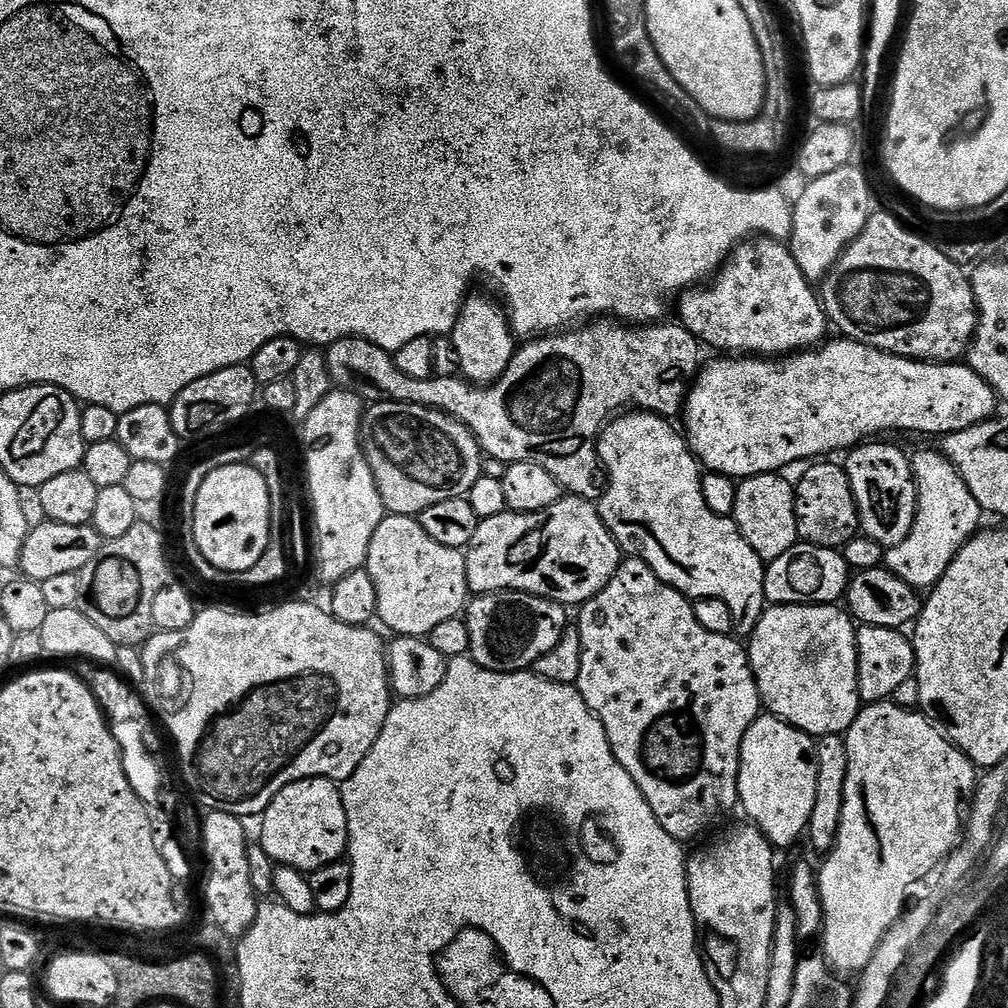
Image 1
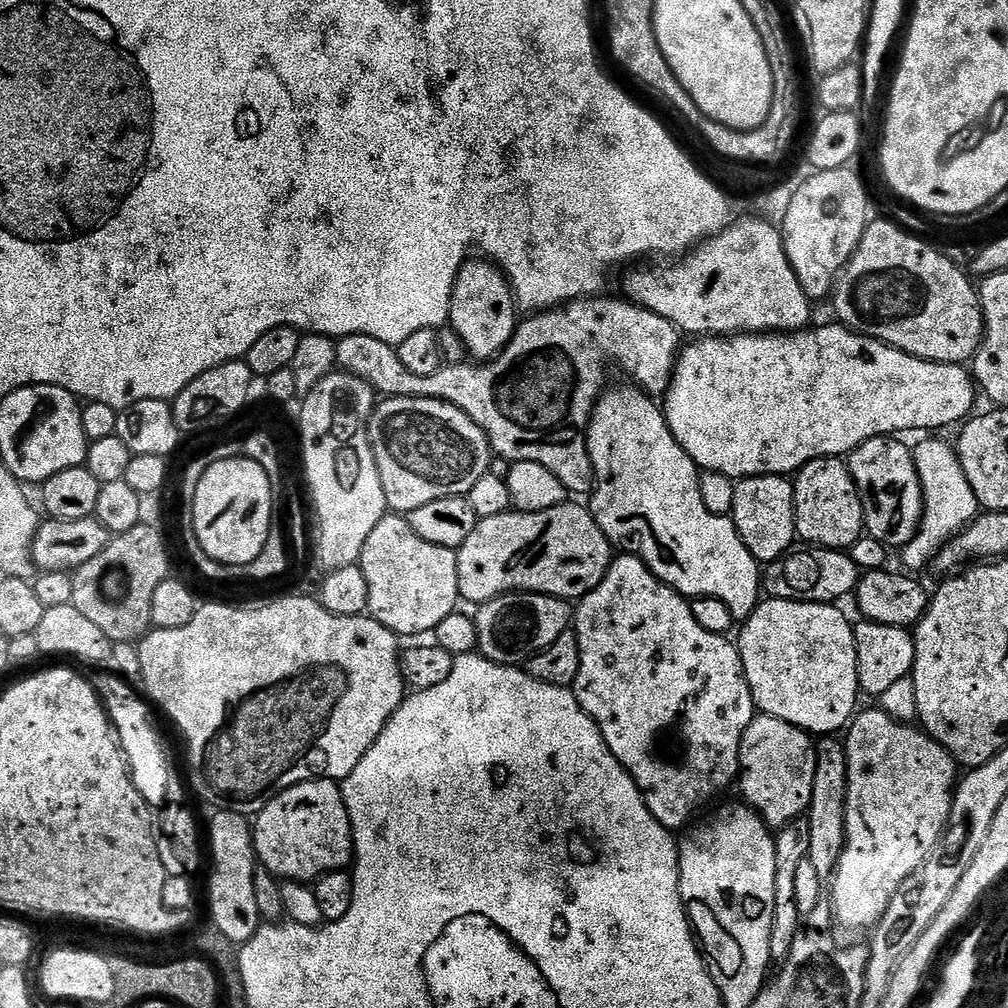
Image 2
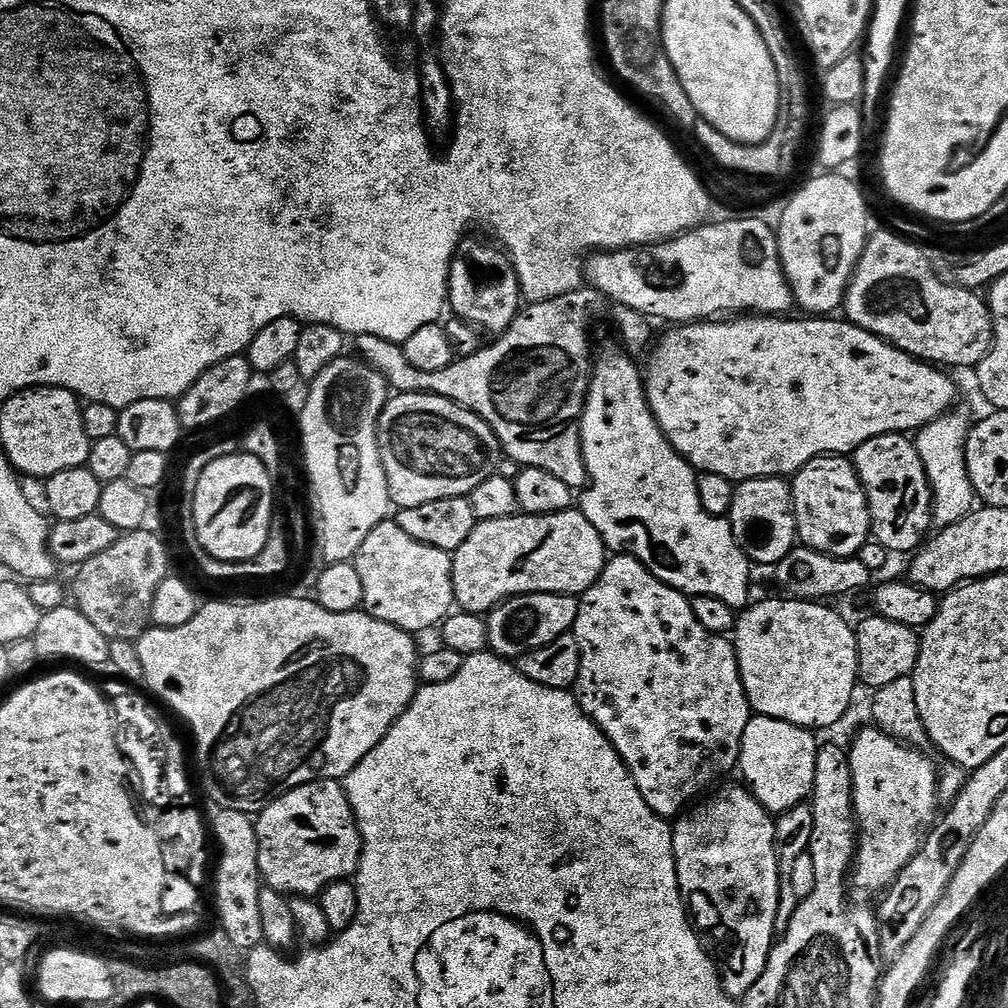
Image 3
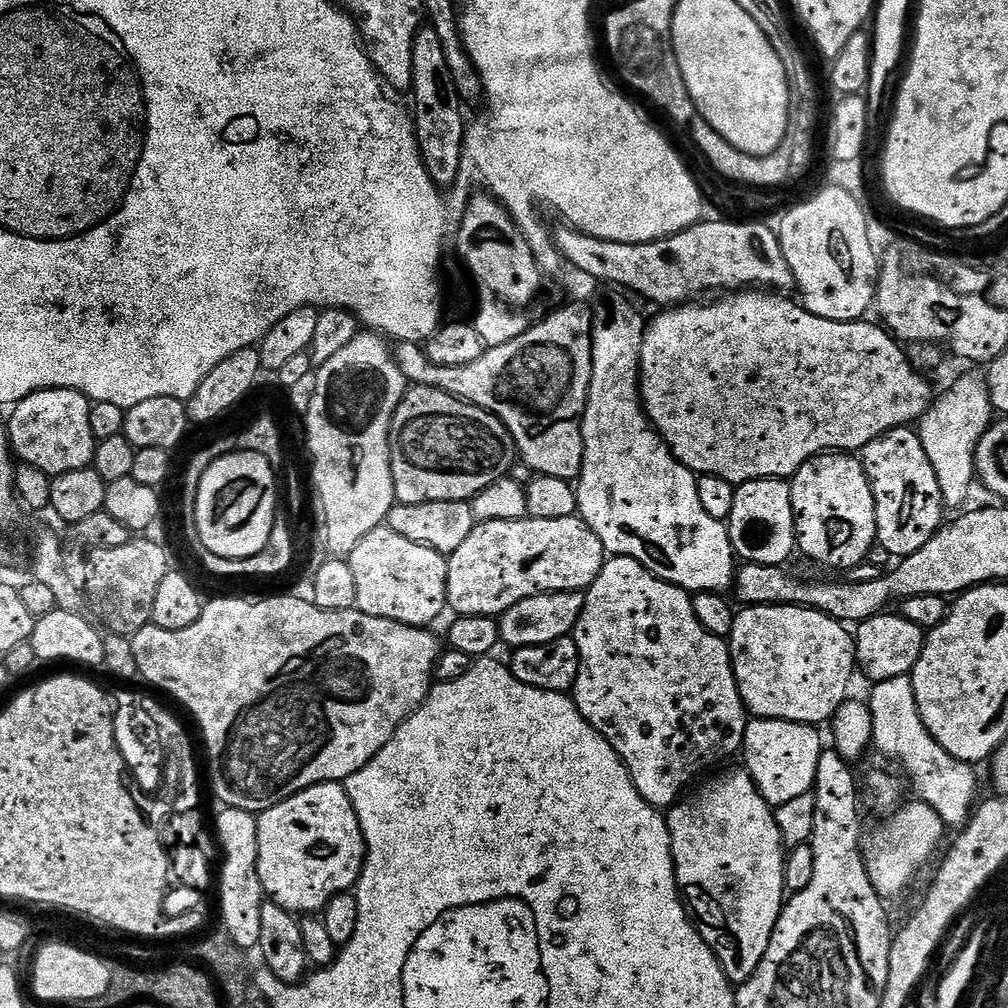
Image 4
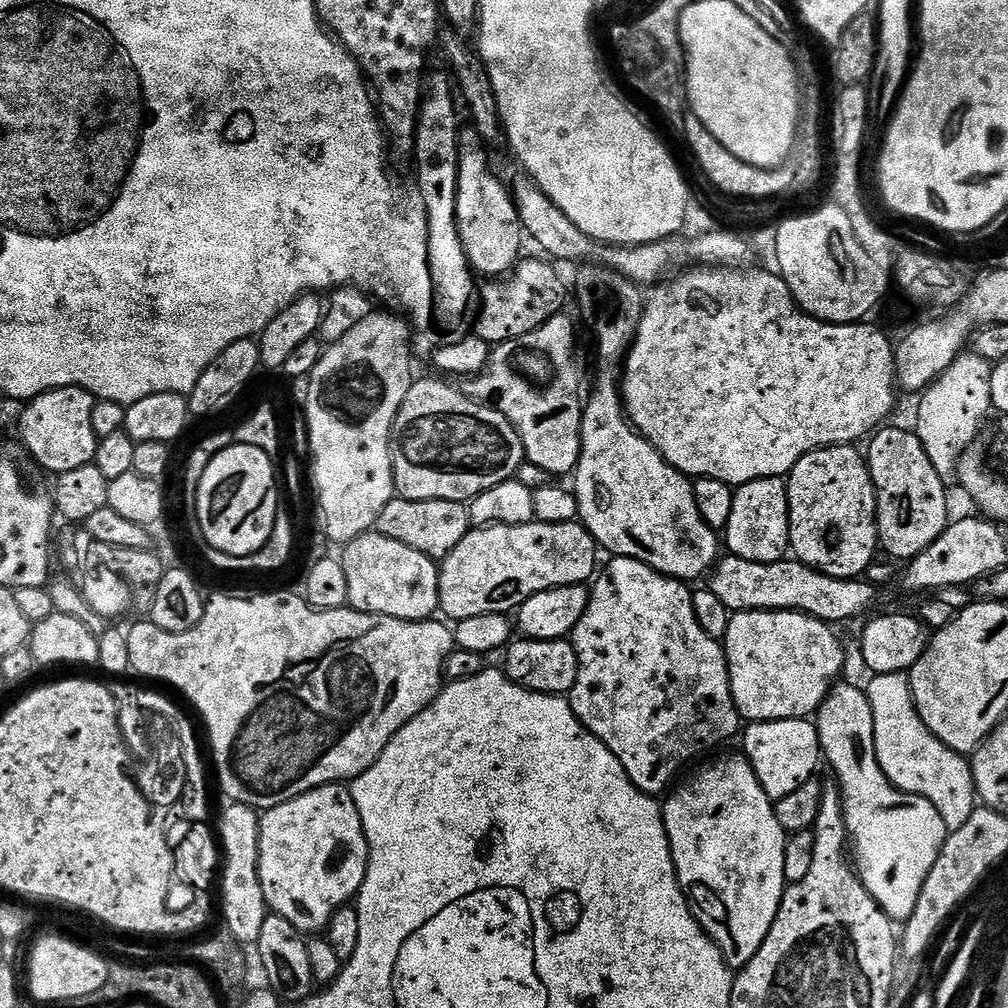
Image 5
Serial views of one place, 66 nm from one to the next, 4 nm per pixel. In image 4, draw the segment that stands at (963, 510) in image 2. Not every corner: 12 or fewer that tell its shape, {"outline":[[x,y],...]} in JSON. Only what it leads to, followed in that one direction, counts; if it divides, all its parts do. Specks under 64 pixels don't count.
{"outline":[[983,379],[956,380],[918,421],[949,509],[968,496],[994,423]]}

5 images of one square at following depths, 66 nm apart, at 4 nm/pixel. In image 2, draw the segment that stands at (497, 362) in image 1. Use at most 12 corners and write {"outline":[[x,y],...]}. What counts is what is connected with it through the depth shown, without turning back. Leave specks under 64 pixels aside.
{"outline":[[487,259],[458,270],[448,324],[476,362],[518,327],[508,277]]}

